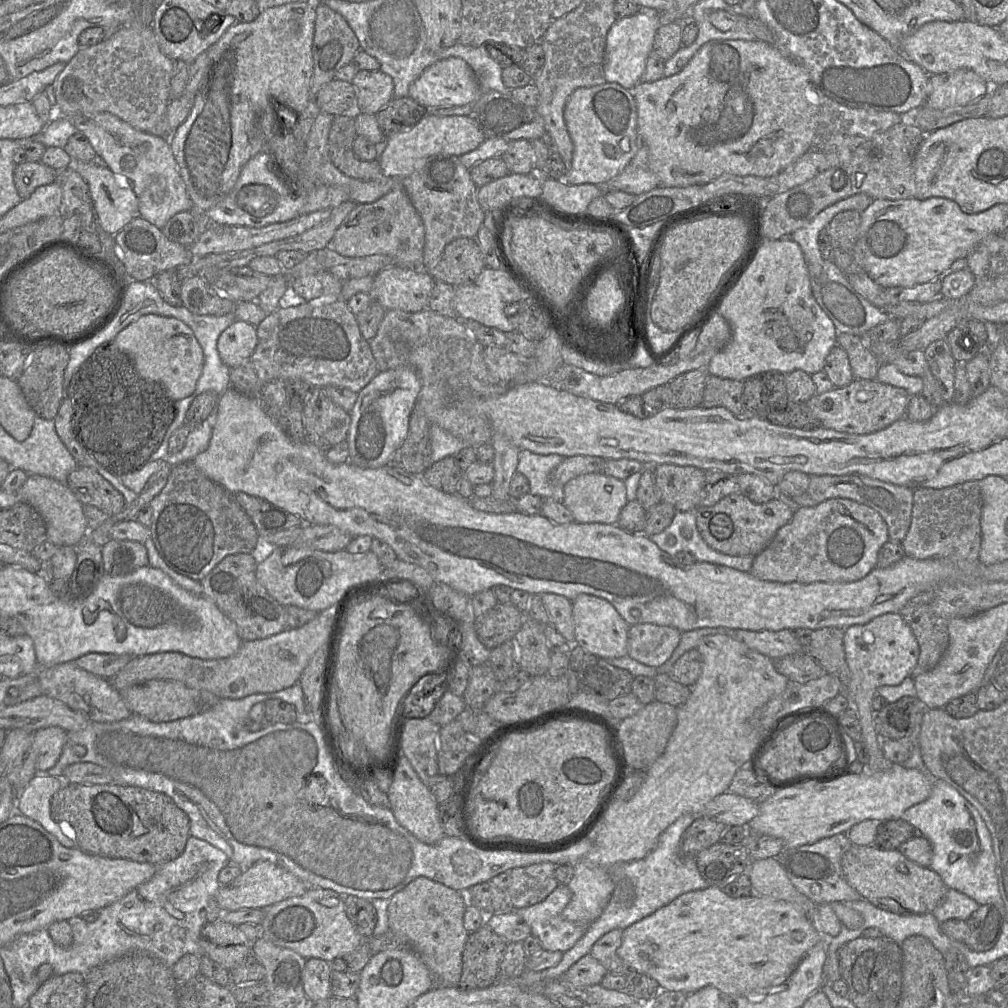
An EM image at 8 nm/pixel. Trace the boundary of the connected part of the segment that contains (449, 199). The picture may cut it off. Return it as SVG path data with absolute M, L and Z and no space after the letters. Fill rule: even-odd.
M432 156L410 176L398 180L424 224L425 247L420 263L423 270L429 270L438 263L451 241L463 237L474 239L483 226L485 211L477 199L478 187L459 157ZM433 160L436 161L429 164Z

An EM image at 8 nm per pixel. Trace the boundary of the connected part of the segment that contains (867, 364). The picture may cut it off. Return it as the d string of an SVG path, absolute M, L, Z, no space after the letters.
M839 333L837 335L837 345L846 351L854 379L876 379L880 362L864 347L860 337Z

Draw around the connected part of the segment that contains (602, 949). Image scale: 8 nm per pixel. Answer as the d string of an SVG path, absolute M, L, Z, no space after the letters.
M613 929L599 938L592 946L590 954L599 961L607 972L626 975L630 970L617 955L622 941L623 930Z

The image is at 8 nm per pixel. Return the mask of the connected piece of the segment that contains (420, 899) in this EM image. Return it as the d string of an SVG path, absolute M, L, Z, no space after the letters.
M417 877L389 899L389 930L413 950L443 986L457 986L469 932L463 924L468 901L456 890L427 877Z

